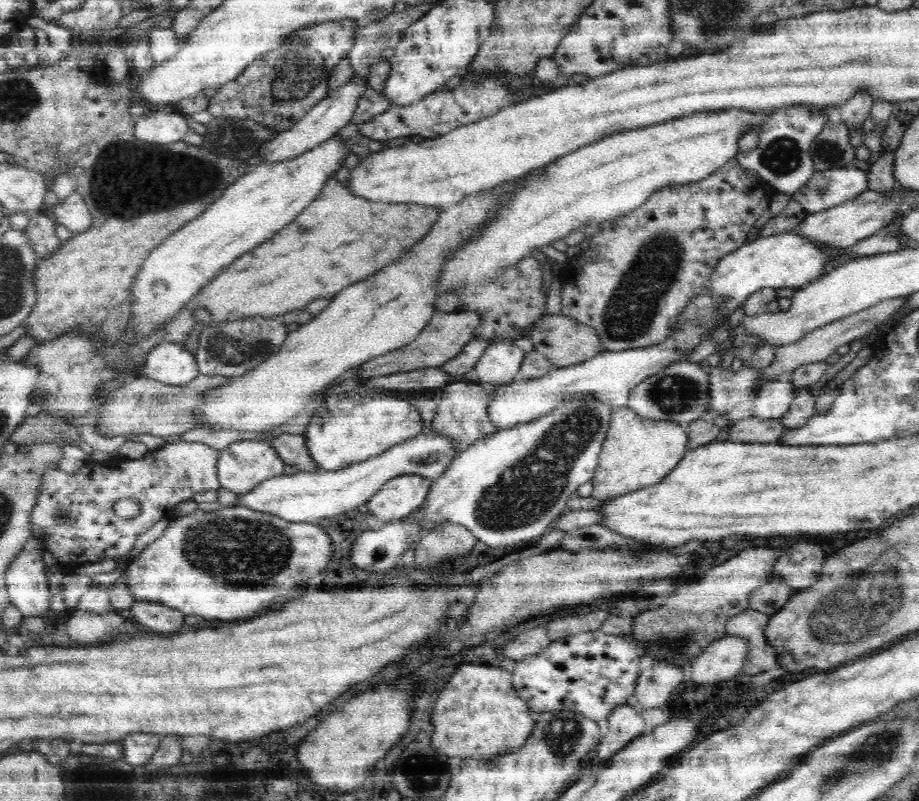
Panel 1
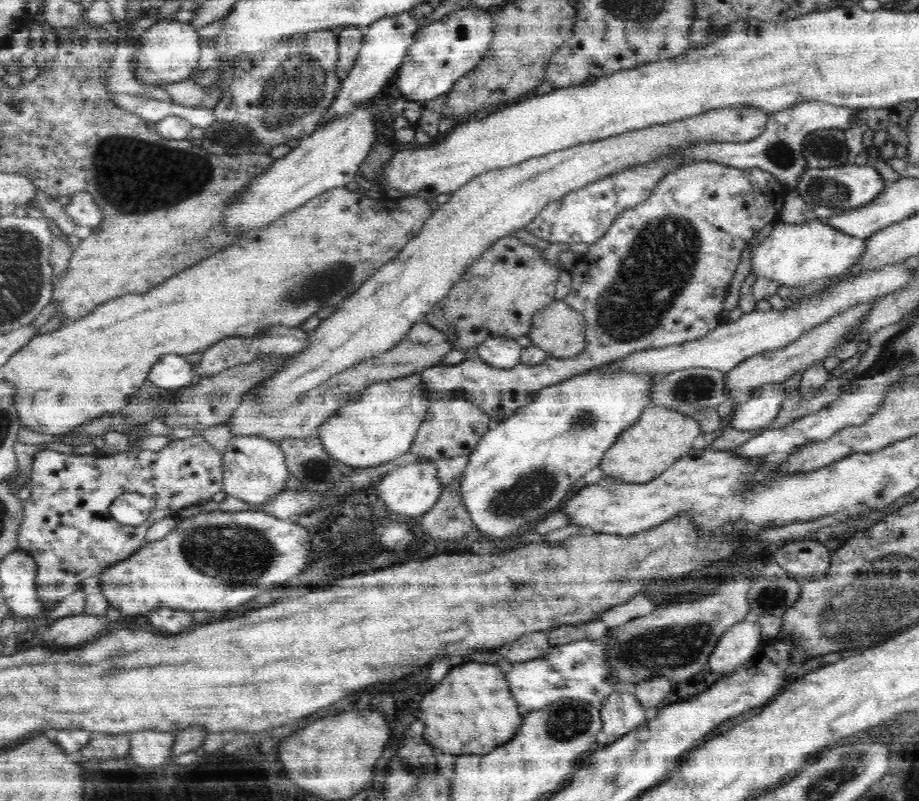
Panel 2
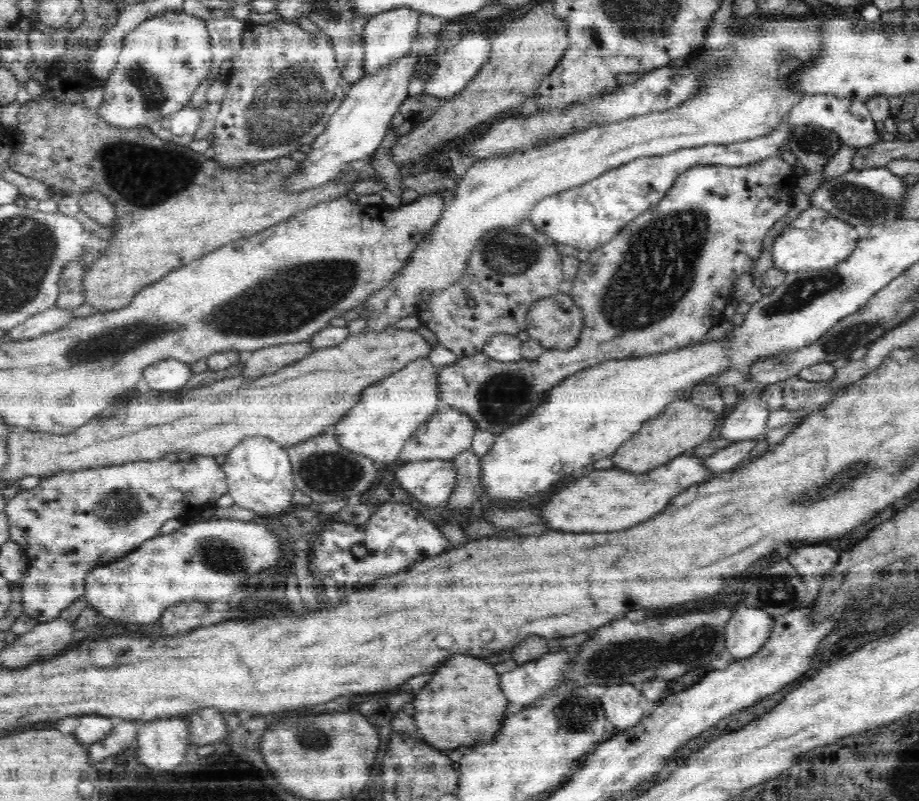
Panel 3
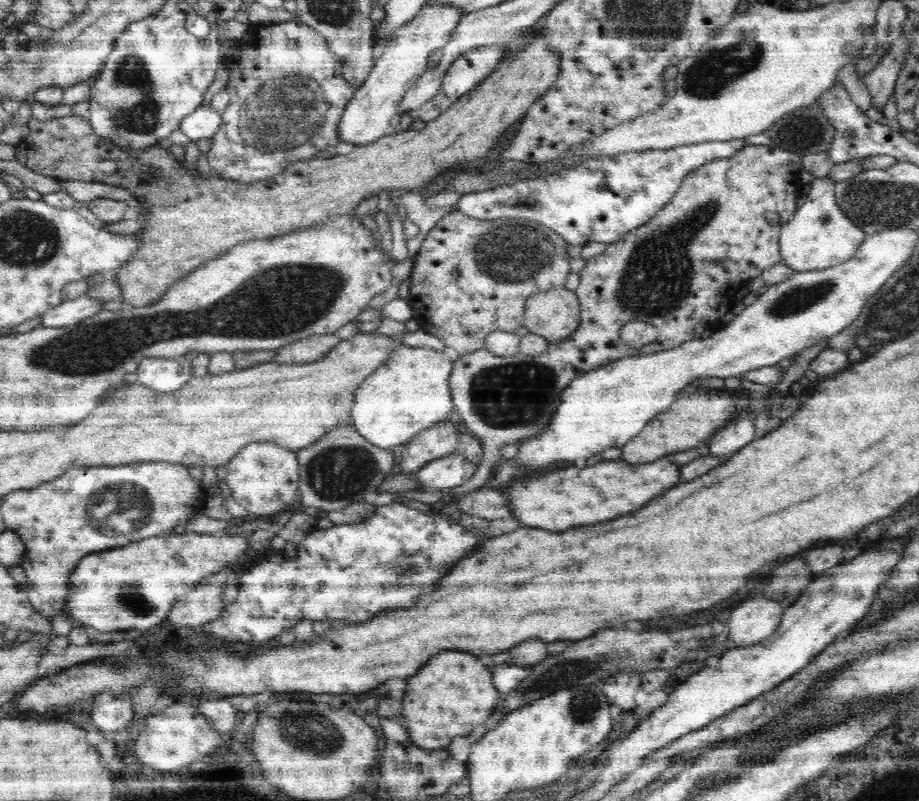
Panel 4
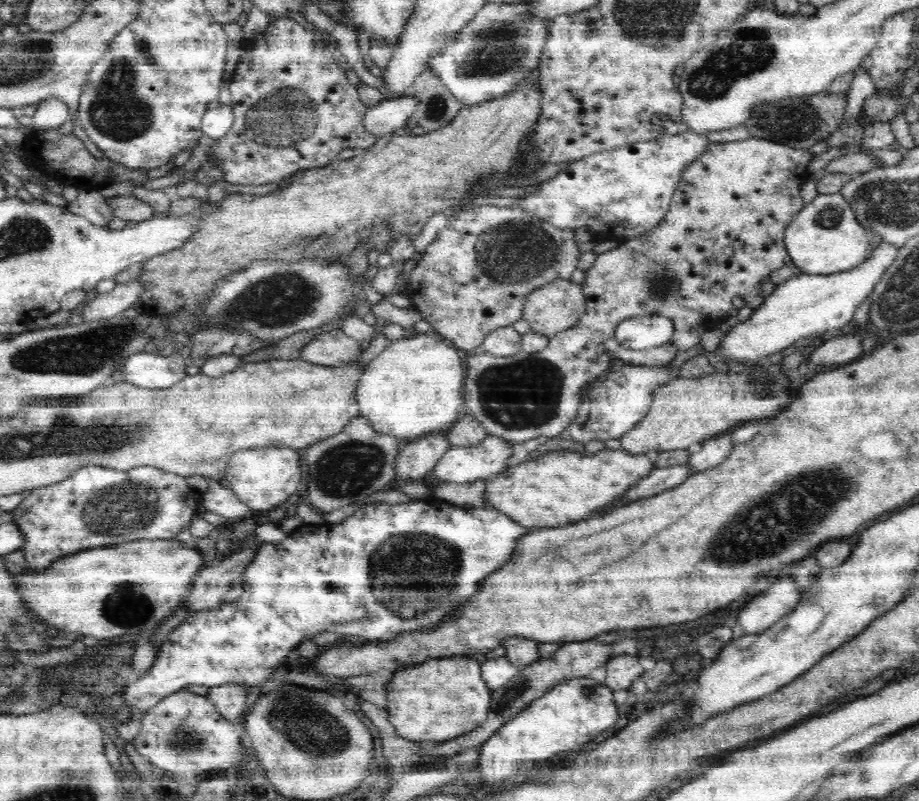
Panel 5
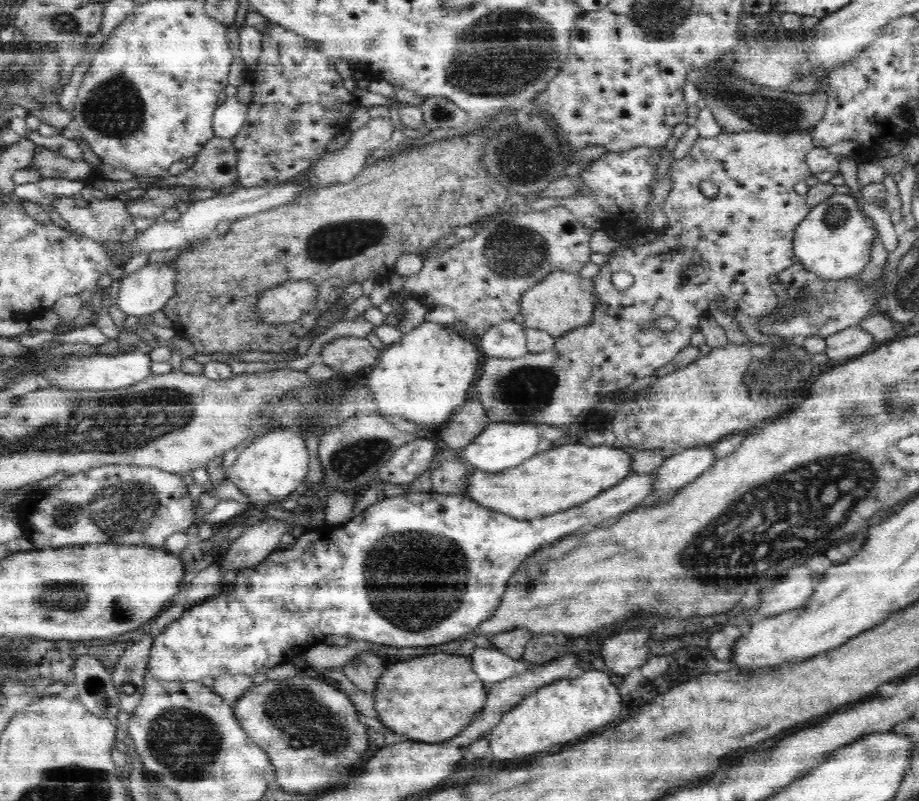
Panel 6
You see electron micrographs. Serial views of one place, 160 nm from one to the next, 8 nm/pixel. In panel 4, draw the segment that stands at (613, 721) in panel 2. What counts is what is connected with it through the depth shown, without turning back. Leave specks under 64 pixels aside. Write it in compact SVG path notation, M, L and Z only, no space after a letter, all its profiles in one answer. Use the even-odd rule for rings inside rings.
M628 672L604 680L603 693L608 702L619 706L621 712L631 712L636 709L635 697L642 684L641 674L642 672Z

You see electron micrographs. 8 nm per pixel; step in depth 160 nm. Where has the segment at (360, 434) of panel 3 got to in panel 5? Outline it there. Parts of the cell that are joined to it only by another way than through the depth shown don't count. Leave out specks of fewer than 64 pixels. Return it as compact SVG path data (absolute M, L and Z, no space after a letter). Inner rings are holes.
M433 331L413 333L405 339L389 342L387 347L368 363L357 385L355 402L360 406L359 414L369 420L376 433L412 440L435 434L458 419L460 406L464 402L462 388L465 378L466 366L457 347Z

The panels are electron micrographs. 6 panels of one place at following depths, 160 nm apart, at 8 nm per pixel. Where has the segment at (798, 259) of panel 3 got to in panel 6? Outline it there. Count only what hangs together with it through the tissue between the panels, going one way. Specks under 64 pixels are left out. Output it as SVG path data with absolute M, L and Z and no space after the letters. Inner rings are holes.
M833 194L810 209L792 237L792 248L801 265L825 280L855 278L868 264L877 230L874 221L860 212L856 201L845 194Z

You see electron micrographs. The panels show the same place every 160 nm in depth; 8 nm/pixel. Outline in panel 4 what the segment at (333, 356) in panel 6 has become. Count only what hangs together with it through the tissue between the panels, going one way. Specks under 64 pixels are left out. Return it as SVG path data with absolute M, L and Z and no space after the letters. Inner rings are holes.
M335 333L314 335L275 349L273 361L280 365L314 362L334 349L340 341Z

